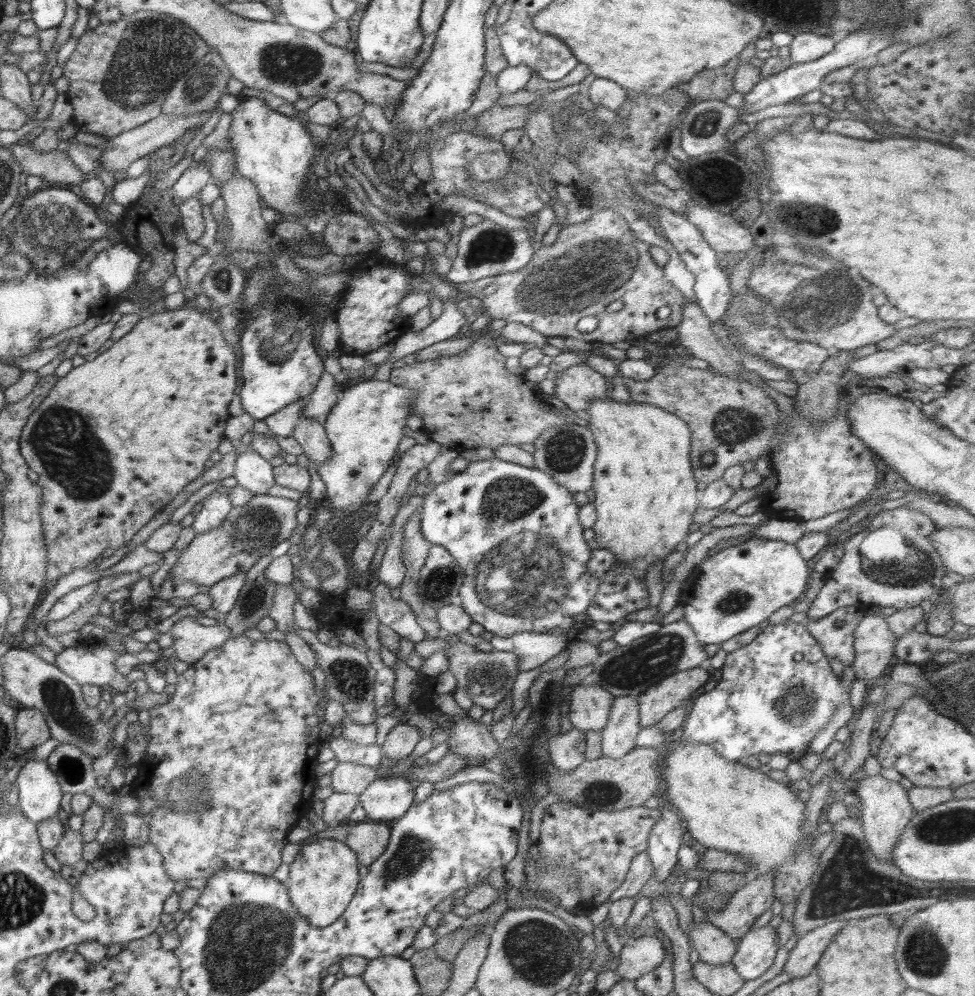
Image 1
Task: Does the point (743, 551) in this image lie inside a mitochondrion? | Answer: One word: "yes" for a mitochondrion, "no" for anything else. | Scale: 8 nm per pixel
no

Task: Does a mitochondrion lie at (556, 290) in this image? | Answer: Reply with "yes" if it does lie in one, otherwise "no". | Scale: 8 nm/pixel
yes

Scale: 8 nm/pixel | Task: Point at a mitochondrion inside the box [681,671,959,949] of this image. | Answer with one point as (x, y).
(848, 882)

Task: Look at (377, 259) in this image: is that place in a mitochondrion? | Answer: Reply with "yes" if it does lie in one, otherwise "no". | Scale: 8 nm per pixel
no

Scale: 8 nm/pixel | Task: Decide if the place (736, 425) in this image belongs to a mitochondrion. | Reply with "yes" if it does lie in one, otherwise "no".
yes

